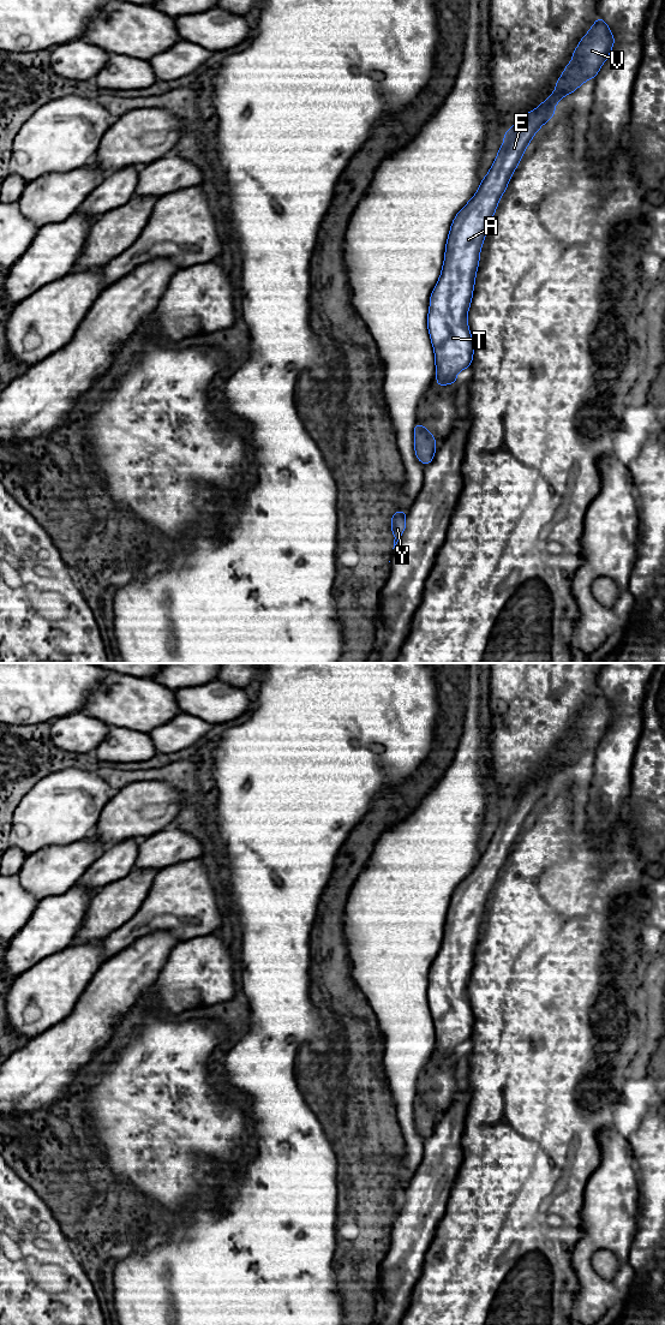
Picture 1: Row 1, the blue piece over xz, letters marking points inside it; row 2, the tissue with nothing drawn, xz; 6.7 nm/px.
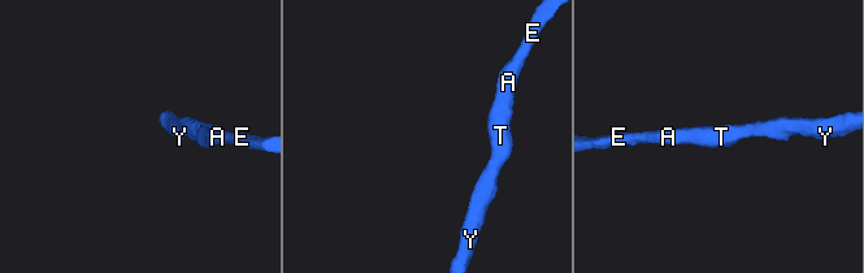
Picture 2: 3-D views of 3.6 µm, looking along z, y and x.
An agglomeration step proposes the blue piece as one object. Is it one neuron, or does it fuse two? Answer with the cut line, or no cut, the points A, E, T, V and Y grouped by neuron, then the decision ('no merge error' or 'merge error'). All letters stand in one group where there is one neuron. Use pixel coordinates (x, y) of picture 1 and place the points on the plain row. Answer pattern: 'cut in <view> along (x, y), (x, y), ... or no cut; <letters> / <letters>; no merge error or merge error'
no cut; A E T V Y; no merge error

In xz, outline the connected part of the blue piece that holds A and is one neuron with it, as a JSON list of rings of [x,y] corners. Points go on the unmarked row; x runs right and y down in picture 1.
[[[599,690],[591,703],[582,710],[573,726],[573,733],[563,742],[563,747],[556,754],[556,764],[552,765],[538,781],[523,787],[505,806],[504,814],[492,836],[491,842],[481,853],[473,871],[455,889],[445,919],[442,947],[430,969],[430,984],[427,987],[427,1001],[435,1022],[436,1057],[457,1057],[456,1048],[472,1037],[474,1015],[467,996],[467,986],[471,979],[473,960],[479,927],[485,913],[485,907],[491,891],[497,882],[501,869],[505,865],[511,847],[516,842],[525,822],[534,810],[535,805],[556,786],[555,777],[565,768],[574,765],[581,757],[595,751],[601,738],[610,729],[615,710],[610,699]]]

